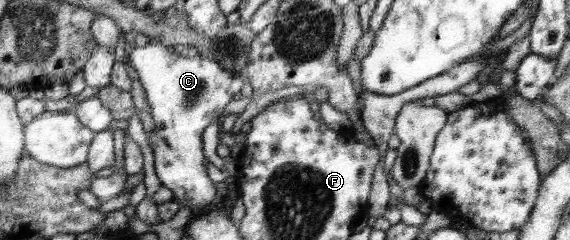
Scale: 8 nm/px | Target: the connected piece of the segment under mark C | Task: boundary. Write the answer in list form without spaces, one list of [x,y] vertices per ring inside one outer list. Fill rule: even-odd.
[[[152,37],[146,46],[129,47],[125,60],[138,72],[152,110],[154,129],[148,140],[161,185],[172,191],[172,200],[182,209],[190,207],[194,215],[208,211],[214,203],[216,187],[204,169],[202,132],[222,118],[232,95],[242,91],[244,79],[231,75],[219,62],[198,53],[191,52],[188,58],[174,54],[162,38]]]

